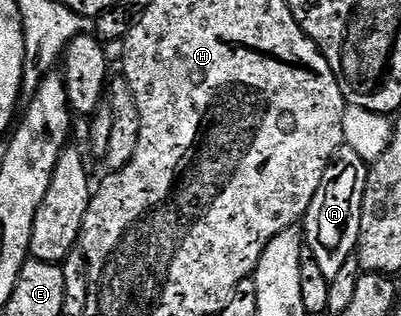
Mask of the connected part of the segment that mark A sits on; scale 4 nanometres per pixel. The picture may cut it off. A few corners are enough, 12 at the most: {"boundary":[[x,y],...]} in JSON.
{"boundary":[[343,143],[304,218],[331,281],[358,252],[368,163]]}

